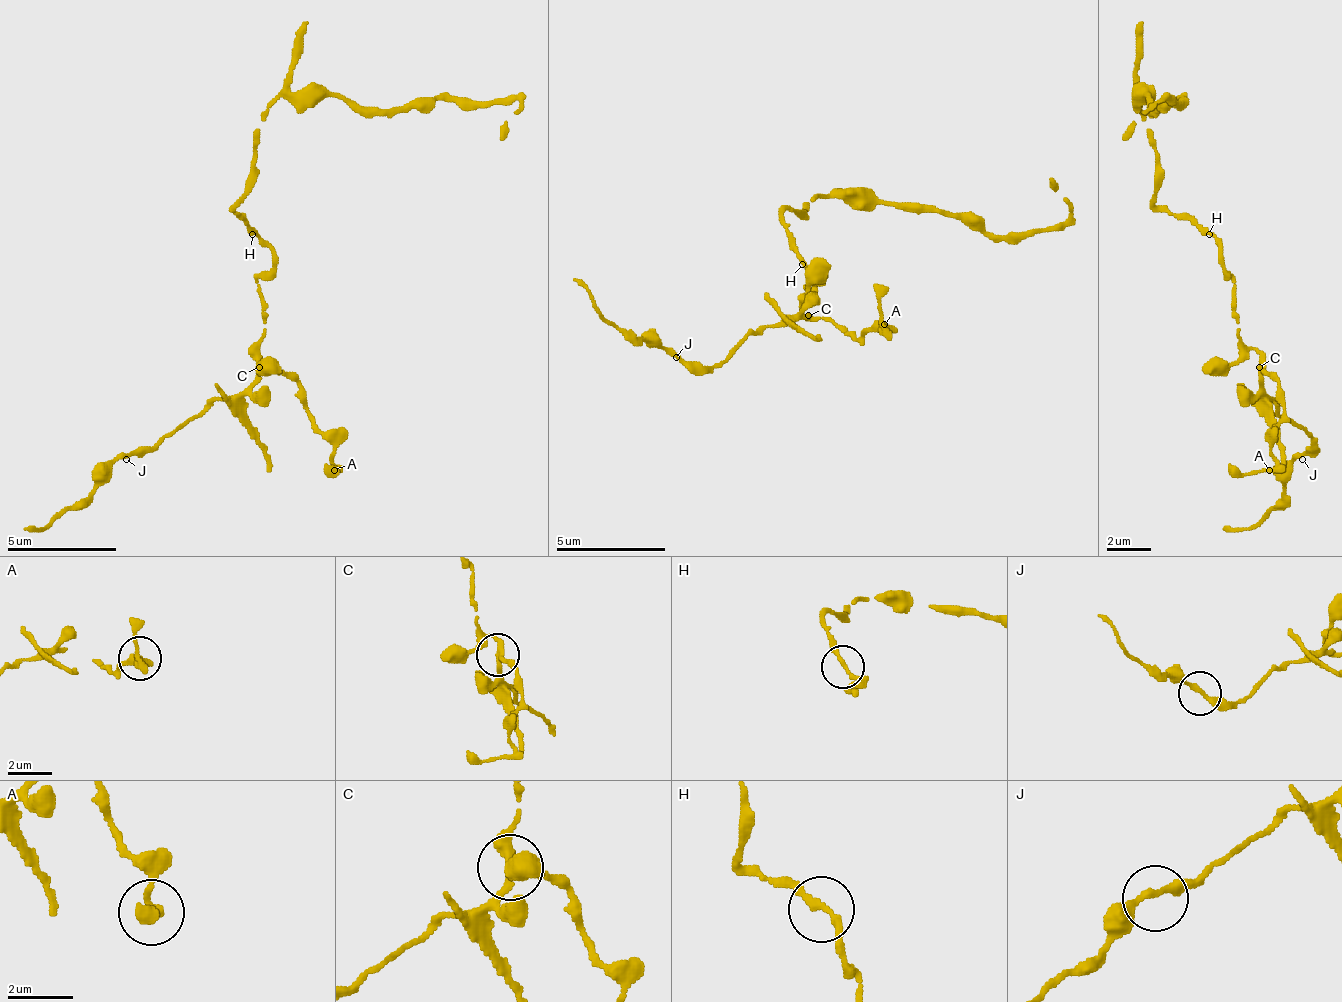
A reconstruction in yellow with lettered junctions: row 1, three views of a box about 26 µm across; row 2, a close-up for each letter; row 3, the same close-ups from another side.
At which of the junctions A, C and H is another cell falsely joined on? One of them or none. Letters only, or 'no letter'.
C

